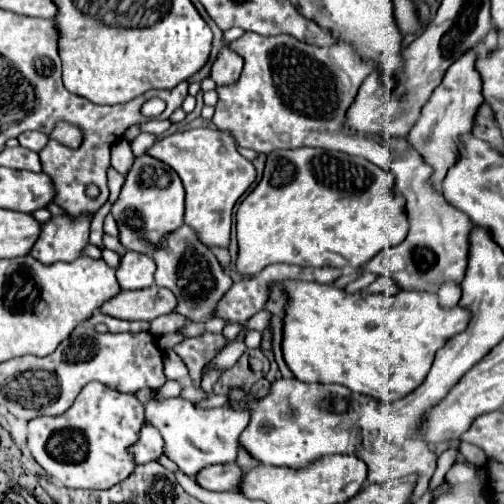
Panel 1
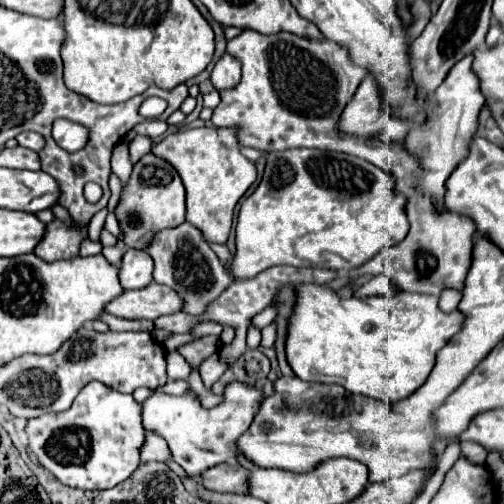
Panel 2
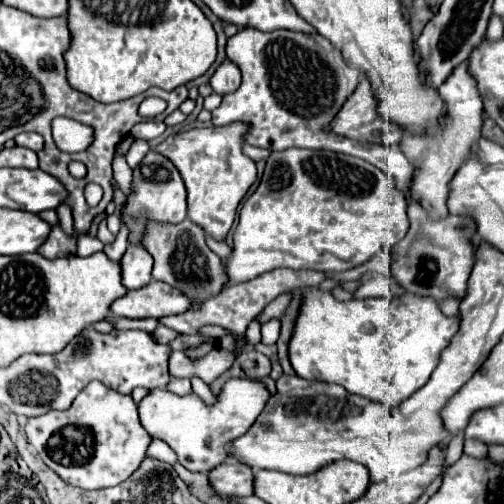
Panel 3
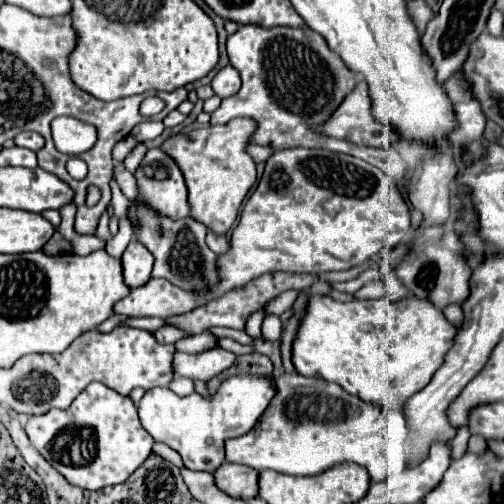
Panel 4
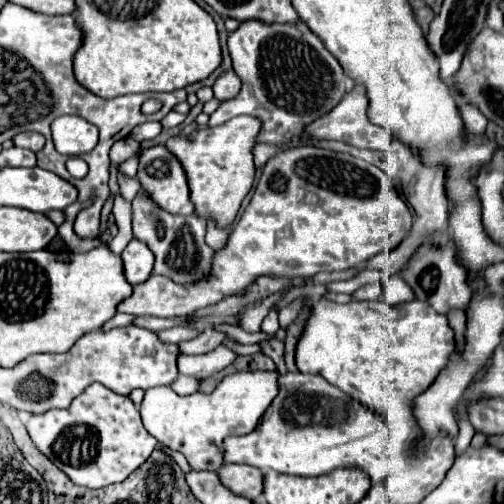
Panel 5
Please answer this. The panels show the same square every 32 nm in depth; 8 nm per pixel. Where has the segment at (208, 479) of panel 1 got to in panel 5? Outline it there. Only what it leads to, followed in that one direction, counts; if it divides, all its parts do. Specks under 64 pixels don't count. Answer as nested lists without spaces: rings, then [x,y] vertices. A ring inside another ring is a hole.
[[[222,464],[218,468],[220,482],[236,496],[256,500],[262,494],[262,472],[246,464]]]

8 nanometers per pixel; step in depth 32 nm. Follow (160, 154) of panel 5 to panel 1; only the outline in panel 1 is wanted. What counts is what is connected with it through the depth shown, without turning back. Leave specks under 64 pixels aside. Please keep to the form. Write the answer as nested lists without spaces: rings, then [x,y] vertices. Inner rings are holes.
[[[138,156],[126,176],[118,200],[112,204],[110,214],[118,224],[118,238],[124,246],[128,250],[152,256],[154,250],[162,248],[166,236],[182,226],[184,188],[178,174],[152,156]]]

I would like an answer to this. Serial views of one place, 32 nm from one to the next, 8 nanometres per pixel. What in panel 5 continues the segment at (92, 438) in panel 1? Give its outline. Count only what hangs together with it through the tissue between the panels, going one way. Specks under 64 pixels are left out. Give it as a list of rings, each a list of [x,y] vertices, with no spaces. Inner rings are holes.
[[[90,384],[66,410],[48,410],[30,416],[26,430],[36,448],[40,448],[56,468],[60,468],[74,484],[86,488],[104,488],[126,480],[148,460],[158,444],[142,426],[134,402],[102,384]]]

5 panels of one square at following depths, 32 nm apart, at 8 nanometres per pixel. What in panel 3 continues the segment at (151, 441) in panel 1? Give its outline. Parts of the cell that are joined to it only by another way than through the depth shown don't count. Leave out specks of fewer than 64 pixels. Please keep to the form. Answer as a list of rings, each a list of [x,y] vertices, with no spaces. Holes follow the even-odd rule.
[[[152,438],[152,446],[148,448],[146,452],[146,458],[156,458],[156,460],[162,460],[162,462],[168,462],[168,464],[174,464],[176,462],[176,456],[174,452],[168,448],[168,444],[160,438]]]

